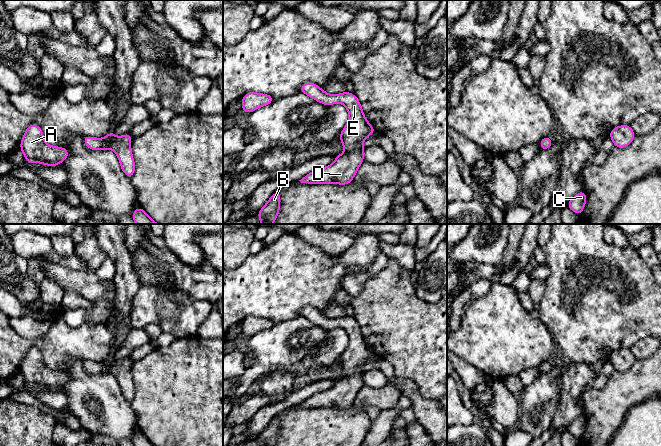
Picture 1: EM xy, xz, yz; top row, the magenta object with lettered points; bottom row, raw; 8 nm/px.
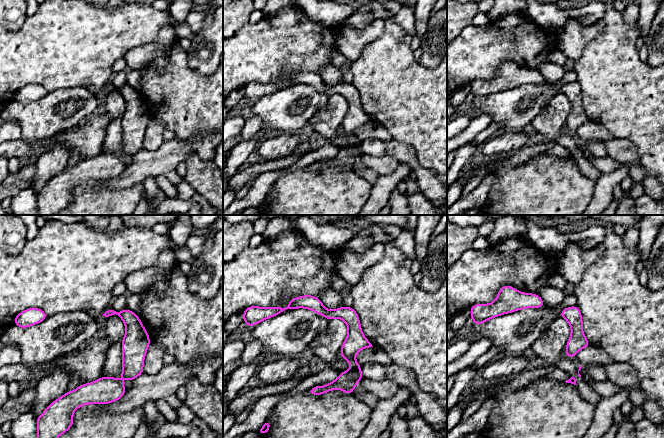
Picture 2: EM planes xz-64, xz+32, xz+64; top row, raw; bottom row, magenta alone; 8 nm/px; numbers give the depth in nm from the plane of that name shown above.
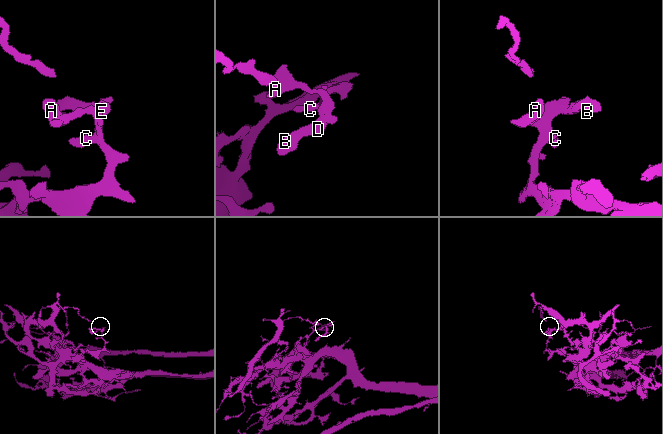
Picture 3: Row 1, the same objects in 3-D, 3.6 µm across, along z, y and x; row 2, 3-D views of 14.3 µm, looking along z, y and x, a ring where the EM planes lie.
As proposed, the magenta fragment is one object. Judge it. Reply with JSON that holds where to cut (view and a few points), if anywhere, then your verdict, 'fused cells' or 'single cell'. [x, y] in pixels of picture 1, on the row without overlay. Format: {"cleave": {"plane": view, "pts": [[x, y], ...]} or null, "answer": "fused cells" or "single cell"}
{"cleave": null, "answer": "single cell"}

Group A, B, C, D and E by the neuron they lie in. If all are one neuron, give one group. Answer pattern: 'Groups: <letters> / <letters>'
Groups: A B C D E

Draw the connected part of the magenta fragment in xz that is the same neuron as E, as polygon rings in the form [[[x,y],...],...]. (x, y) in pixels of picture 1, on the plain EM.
[[[311,306],[304,307],[299,316],[307,318],[327,331],[334,327],[341,327],[349,337],[349,344],[340,357],[340,365],[345,376],[337,379],[332,389],[316,393],[299,405],[307,408],[346,409],[351,407],[359,390],[364,386],[363,364],[376,357],[373,350],[366,344],[360,325],[351,316],[345,315],[331,319]]]

